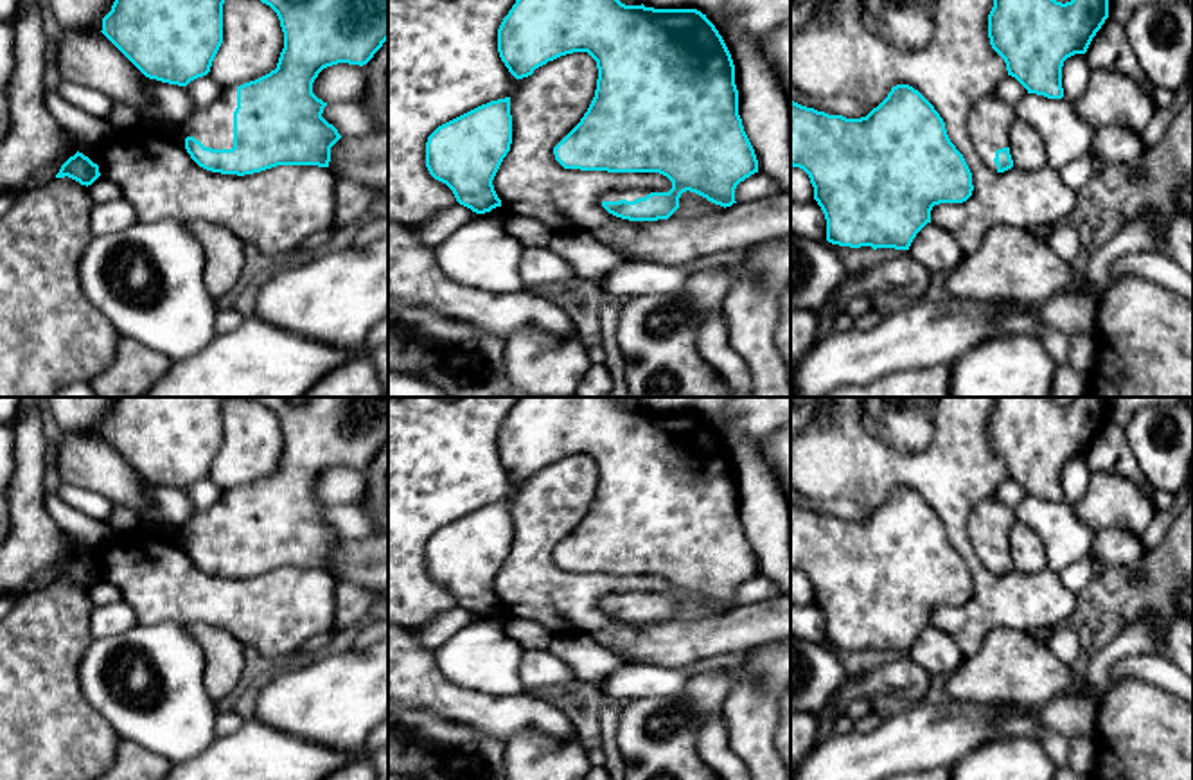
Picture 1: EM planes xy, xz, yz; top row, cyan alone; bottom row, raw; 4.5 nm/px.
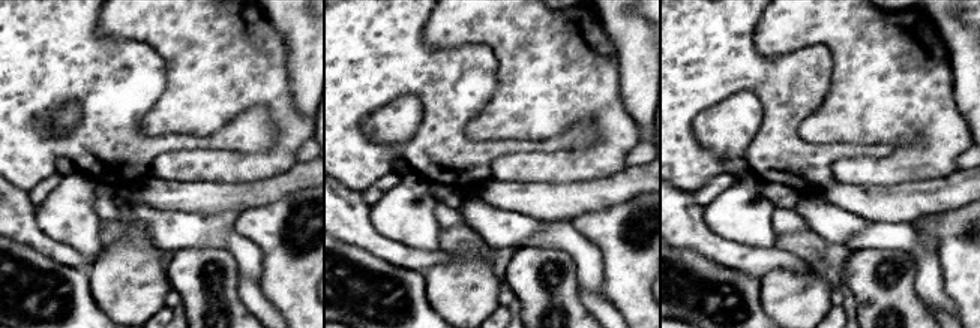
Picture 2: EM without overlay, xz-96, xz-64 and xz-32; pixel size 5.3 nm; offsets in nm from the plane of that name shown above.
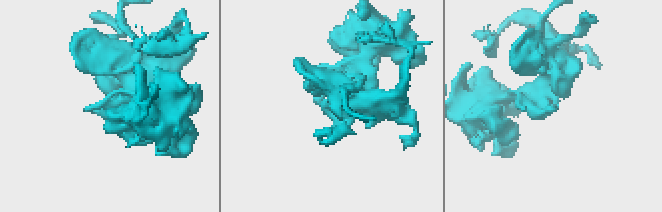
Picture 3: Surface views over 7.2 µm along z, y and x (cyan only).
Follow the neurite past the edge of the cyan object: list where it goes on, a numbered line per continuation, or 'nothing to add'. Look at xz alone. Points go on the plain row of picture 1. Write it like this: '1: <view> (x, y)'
1: xz (615, 597)

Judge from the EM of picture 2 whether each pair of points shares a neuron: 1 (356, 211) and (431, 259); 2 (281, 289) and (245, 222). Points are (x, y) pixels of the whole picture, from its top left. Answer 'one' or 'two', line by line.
1: one
2: one

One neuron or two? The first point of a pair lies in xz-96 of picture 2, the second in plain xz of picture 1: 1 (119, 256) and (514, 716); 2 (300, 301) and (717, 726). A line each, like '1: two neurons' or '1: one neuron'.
1: two neurons
2: two neurons

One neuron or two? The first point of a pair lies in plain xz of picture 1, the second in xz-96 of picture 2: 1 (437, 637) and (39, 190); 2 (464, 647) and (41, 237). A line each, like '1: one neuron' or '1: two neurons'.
1: one neuron
2: two neurons

